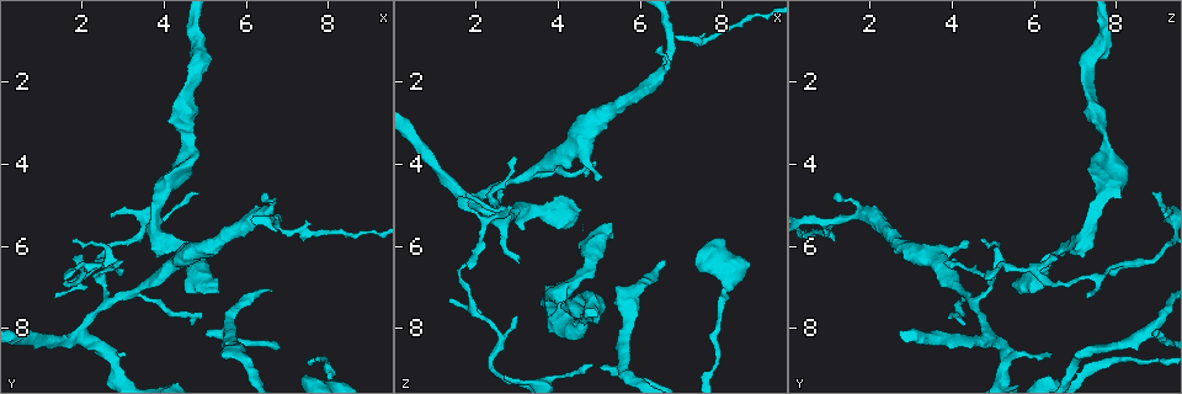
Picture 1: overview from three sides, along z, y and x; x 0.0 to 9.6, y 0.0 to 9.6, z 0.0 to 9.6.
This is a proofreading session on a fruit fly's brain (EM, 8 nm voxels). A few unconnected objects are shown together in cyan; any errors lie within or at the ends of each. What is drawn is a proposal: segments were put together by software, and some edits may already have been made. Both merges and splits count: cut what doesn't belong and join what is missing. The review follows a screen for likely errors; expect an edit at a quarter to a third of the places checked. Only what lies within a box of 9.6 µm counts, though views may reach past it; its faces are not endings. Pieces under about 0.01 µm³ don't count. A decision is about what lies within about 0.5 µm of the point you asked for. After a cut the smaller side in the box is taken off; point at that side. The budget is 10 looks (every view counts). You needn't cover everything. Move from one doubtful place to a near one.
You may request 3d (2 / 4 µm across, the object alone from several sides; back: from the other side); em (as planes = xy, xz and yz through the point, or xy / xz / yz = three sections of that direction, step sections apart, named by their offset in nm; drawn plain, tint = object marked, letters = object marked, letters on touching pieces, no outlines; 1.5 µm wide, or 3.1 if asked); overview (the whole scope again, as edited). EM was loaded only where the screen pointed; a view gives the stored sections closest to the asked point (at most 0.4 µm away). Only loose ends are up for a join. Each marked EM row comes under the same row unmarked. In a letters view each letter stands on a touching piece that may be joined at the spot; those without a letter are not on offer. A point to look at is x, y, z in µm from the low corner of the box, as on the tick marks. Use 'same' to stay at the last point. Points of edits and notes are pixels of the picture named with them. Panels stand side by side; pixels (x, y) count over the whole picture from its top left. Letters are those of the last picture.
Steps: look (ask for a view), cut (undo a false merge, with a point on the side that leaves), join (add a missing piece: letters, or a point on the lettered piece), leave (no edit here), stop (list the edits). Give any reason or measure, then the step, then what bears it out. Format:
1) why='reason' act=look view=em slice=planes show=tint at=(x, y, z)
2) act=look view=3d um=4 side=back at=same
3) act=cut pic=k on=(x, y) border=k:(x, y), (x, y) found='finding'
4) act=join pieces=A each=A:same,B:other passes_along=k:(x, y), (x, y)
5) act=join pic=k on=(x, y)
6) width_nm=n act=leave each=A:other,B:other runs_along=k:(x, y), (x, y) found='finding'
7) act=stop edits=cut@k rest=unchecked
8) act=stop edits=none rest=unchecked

why='three arms meet' act=look view=3d um=2 side=back at=(5.55, 8.20, 8.70)

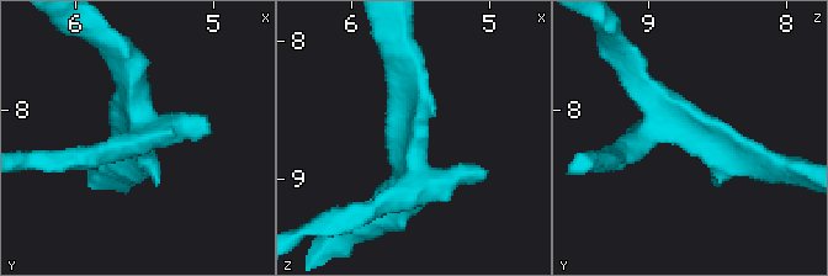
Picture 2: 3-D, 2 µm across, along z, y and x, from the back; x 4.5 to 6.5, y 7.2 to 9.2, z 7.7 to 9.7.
why='shape alone is not enough' act=look view=em slice=planes show=letters at=(5.54, 8.16, 8.64)

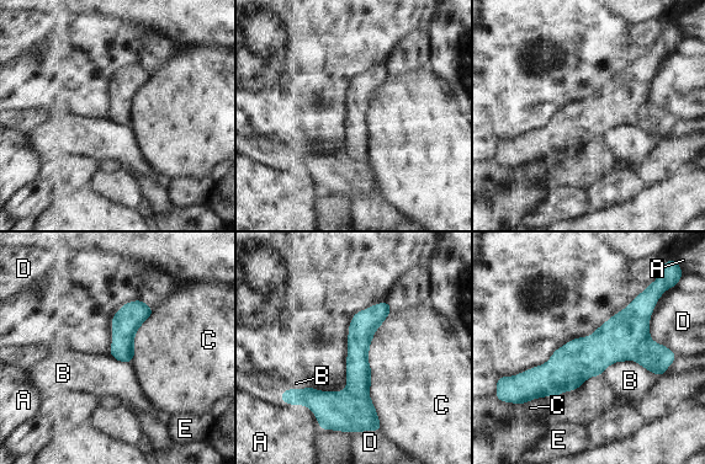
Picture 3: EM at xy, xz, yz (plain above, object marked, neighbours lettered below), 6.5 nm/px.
width_nm=170 act=cut pic=3 on=(656, 358) each=A:other,B:other,C:other,D:other,E:other border=3:(648, 336), (639, 344), (634, 358) found='a second cell is stuck on'

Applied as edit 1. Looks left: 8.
why='thick turns thin' act=look view=3d um=2 at=(4.80, 6.25, 6.50)

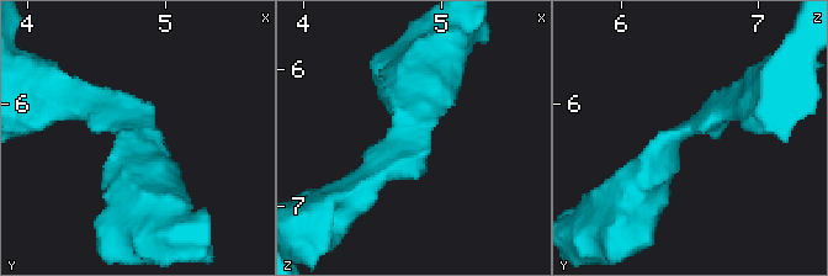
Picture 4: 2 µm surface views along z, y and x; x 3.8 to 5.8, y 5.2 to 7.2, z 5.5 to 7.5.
arm_widths_nm=240,400 act=look view=em slice=planes show=tint at=(4.78, 6.20, 6.44)

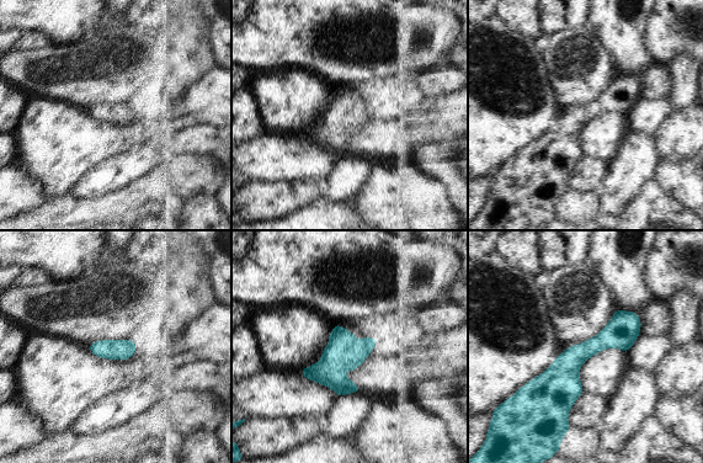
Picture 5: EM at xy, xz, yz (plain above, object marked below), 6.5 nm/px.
act=look view=em slice=planes show=letters at=same

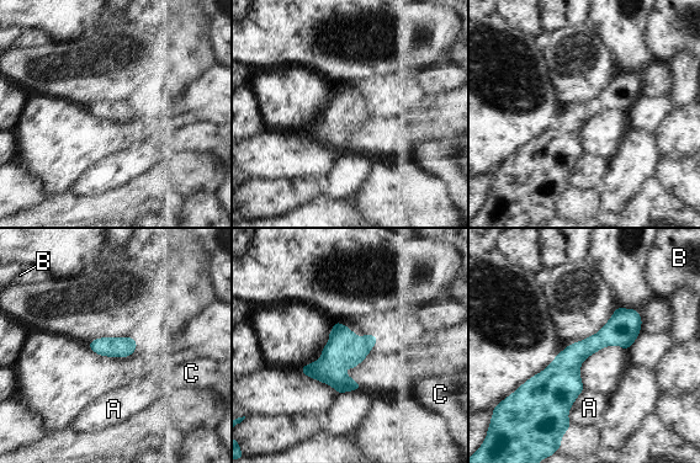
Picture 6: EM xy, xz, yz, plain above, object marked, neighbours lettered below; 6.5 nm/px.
width_nm=130 act=leave each=A:other,B:other,C:other found='all the same cell'

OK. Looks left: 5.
why='side arm on a straight run' act=look view=3d um=2 side=back at=(2.60, 7.30, 4.60)

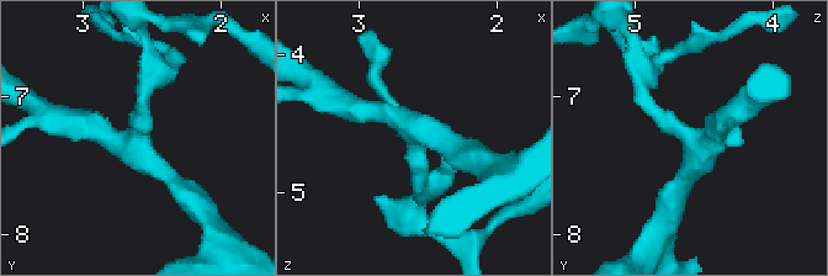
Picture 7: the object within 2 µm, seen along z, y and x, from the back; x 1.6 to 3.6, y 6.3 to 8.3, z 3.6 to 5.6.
arms=3 why='now the EM' act=look view=em slice=planes show=letters at=(2.62, 7.36, 4.54)

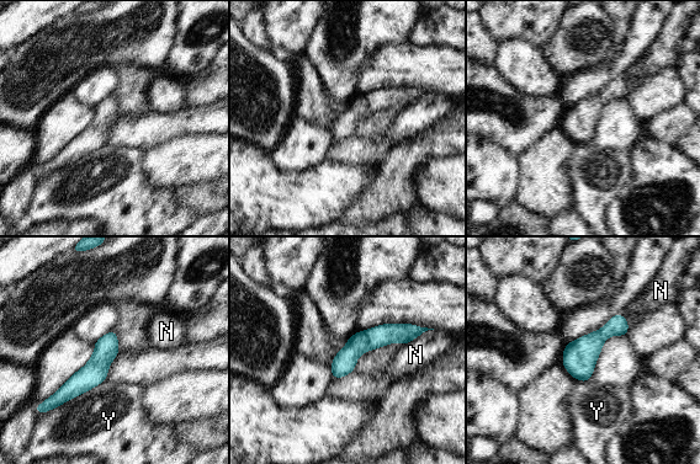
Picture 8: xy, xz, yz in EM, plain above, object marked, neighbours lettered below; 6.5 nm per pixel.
act=leave each=N:other,Y:other runs_along=8:(417, 331), (366, 340), (334, 373) found='continuous, no second cell'

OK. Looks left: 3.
why='thin end' act=look view=3d um=2 at=(1.80, 5.95, 4.70)

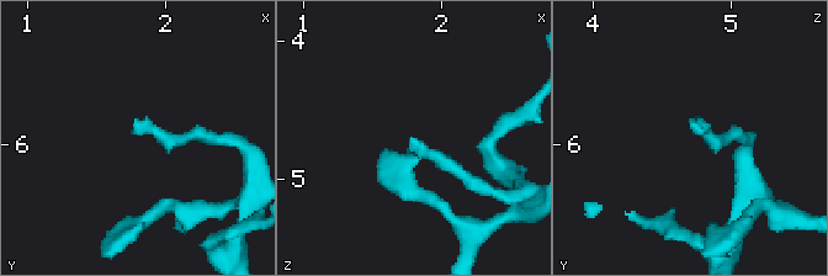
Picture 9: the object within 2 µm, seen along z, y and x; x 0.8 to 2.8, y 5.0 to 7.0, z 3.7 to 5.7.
act=look view=em slice=planes show=letters at=(1.74, 5.90, 4.74)

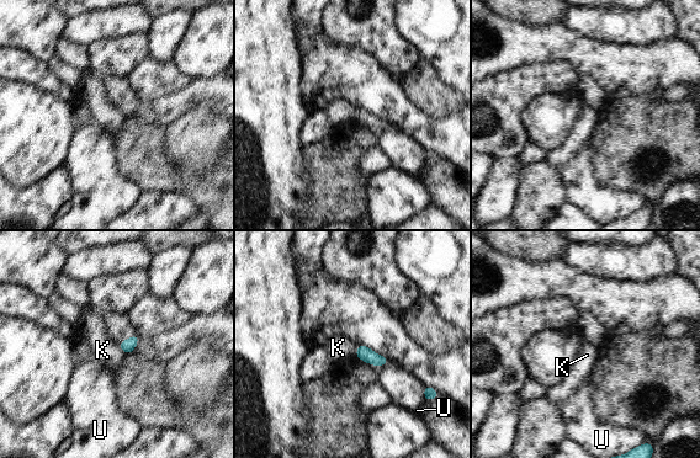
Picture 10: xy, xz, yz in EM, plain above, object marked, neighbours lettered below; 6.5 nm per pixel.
act=leave each=K:other,U:other border=10:(118, 345), (127, 353) found='no lettered piece goes on from it'

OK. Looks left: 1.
act=stop edits=cut@3 rest=unchecked

